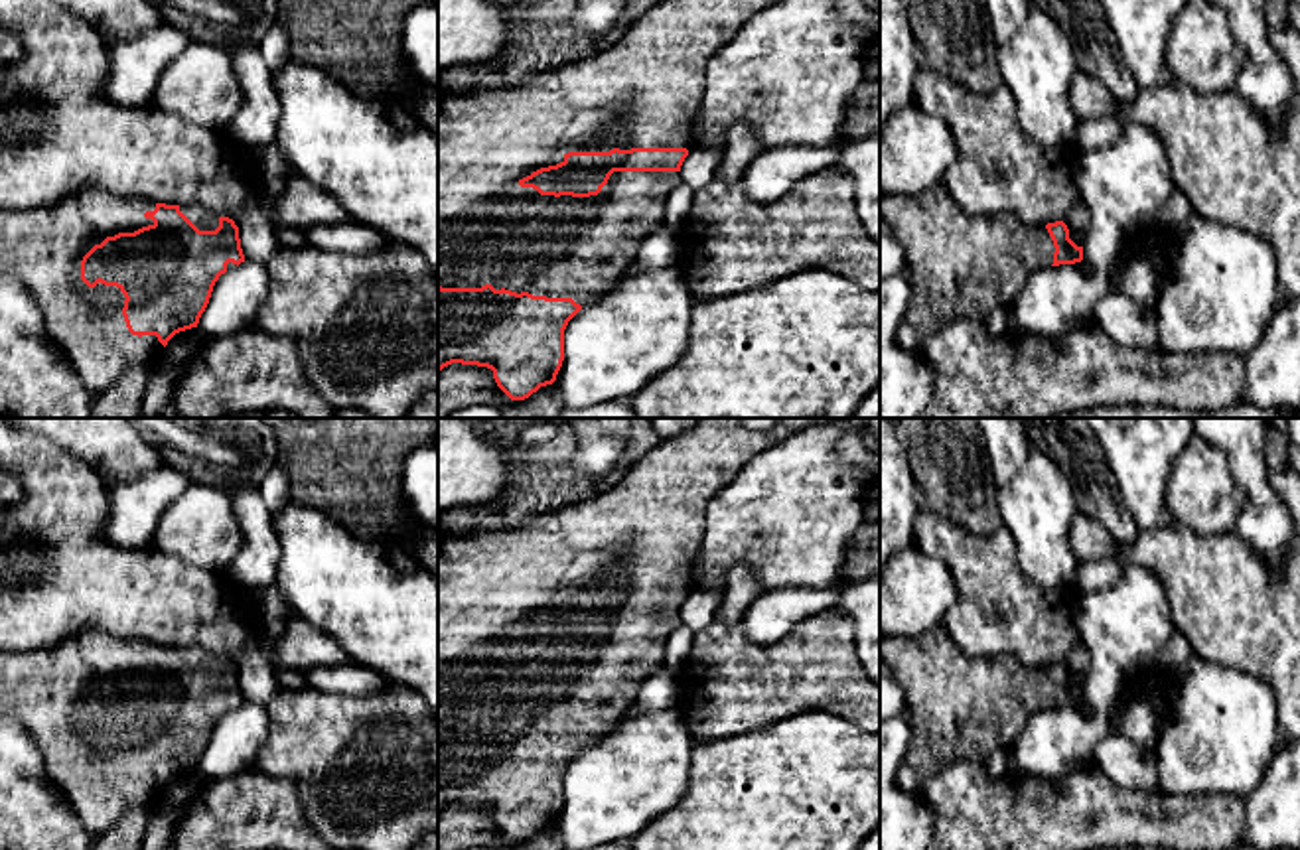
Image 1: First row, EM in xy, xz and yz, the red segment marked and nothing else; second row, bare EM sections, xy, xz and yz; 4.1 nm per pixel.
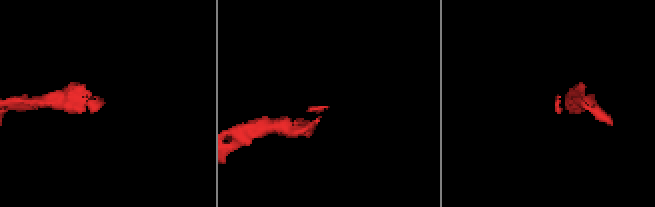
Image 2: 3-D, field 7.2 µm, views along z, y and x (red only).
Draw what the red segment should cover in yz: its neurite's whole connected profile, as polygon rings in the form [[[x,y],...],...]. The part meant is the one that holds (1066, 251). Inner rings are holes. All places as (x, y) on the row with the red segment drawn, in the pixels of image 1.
[[[943,181],[915,195],[882,195],[880,219],[894,231],[905,256],[911,300],[898,343],[913,355],[951,321],[986,321],[996,308],[1010,310],[1036,270],[1083,260],[1083,247],[1069,239],[1063,221],[1028,229],[1014,215],[971,215],[951,199]]]

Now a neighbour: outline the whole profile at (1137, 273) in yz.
[[[1154,225],[1148,237],[1136,247],[1126,248],[1107,274],[1109,290],[1122,294],[1142,306],[1156,306],[1166,266],[1166,248],[1154,239]]]

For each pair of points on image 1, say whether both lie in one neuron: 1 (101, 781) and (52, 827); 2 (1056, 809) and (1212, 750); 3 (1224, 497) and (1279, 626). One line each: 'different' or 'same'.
1: different
2: different
3: different

